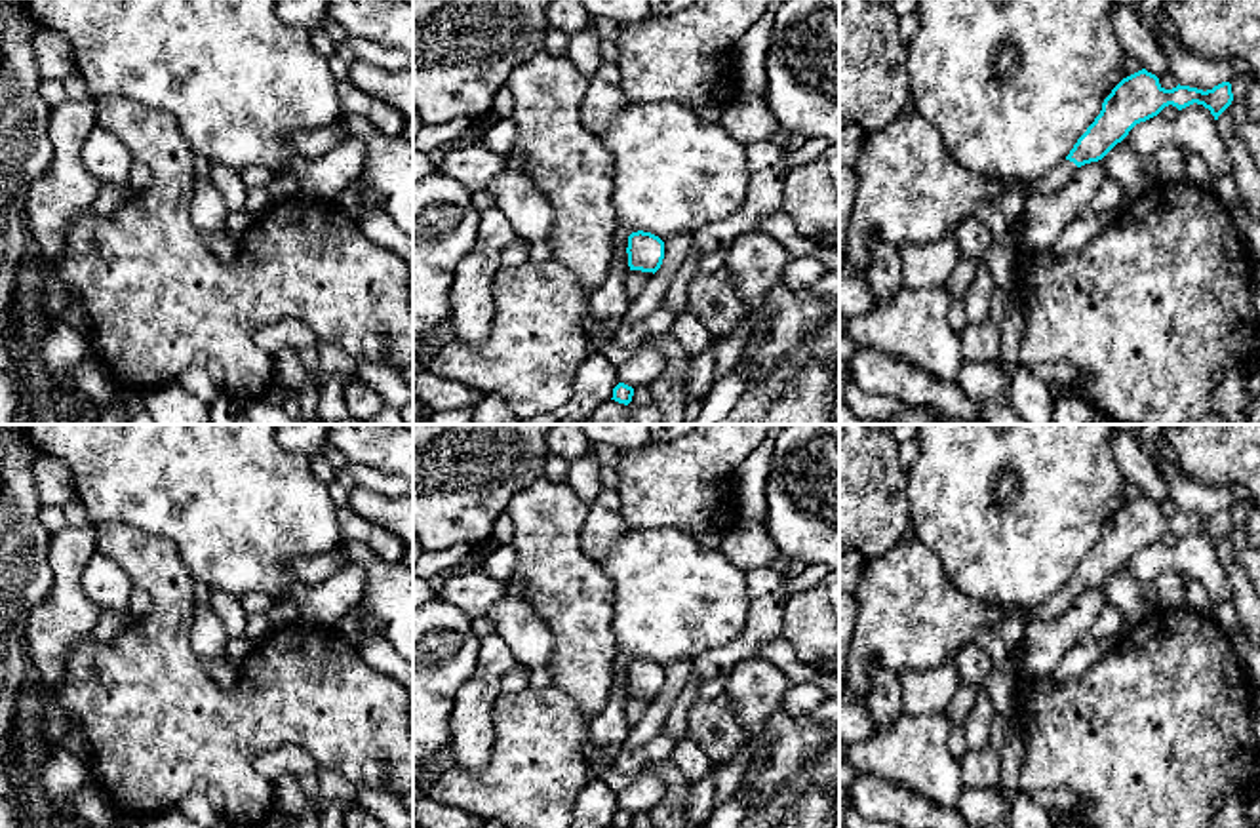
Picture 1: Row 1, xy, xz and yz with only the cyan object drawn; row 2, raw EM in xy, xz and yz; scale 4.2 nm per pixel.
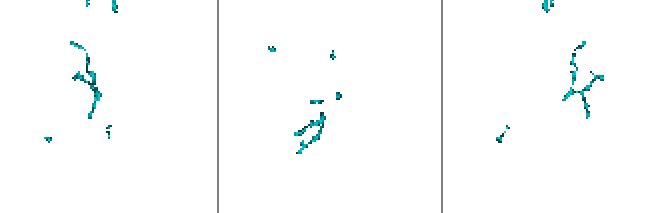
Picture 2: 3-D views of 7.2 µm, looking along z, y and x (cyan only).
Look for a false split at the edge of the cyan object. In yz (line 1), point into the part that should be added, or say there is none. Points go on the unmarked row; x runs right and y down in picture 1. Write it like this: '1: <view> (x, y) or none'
1: yz (908, 615)

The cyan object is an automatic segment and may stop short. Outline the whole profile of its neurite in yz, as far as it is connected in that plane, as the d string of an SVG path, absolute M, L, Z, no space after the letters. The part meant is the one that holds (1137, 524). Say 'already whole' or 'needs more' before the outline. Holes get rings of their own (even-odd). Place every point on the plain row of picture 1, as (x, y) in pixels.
needs more; M1146 495L1123 504L1104 525L1100 541L1077 565L1066 586L1039 605L1007 607L976 601L961 594L946 577L936 554L915 537L900 539L887 552L864 563L855 590L853 640L845 670L845 687L866 697L872 689L870 668L883 666L893 674L902 670L927 672L952 662L955 653L973 643L982 628L1001 628L1007 613L1020 611L1028 624L1060 619L1072 601L1085 590L1102 586L1129 558L1172 531L1178 537L1197 529L1211 537L1214 546L1231 531L1231 510L1222 508L1212 516L1176 512L1165 516L1159 504Z

